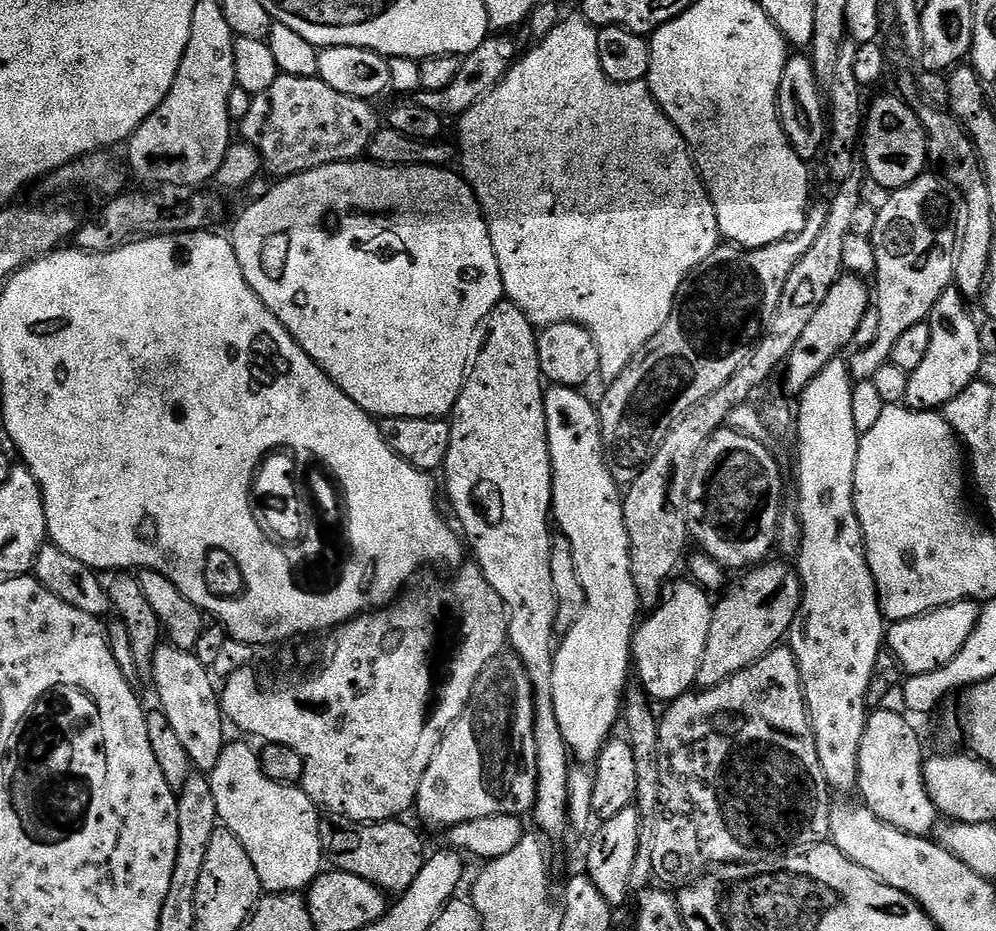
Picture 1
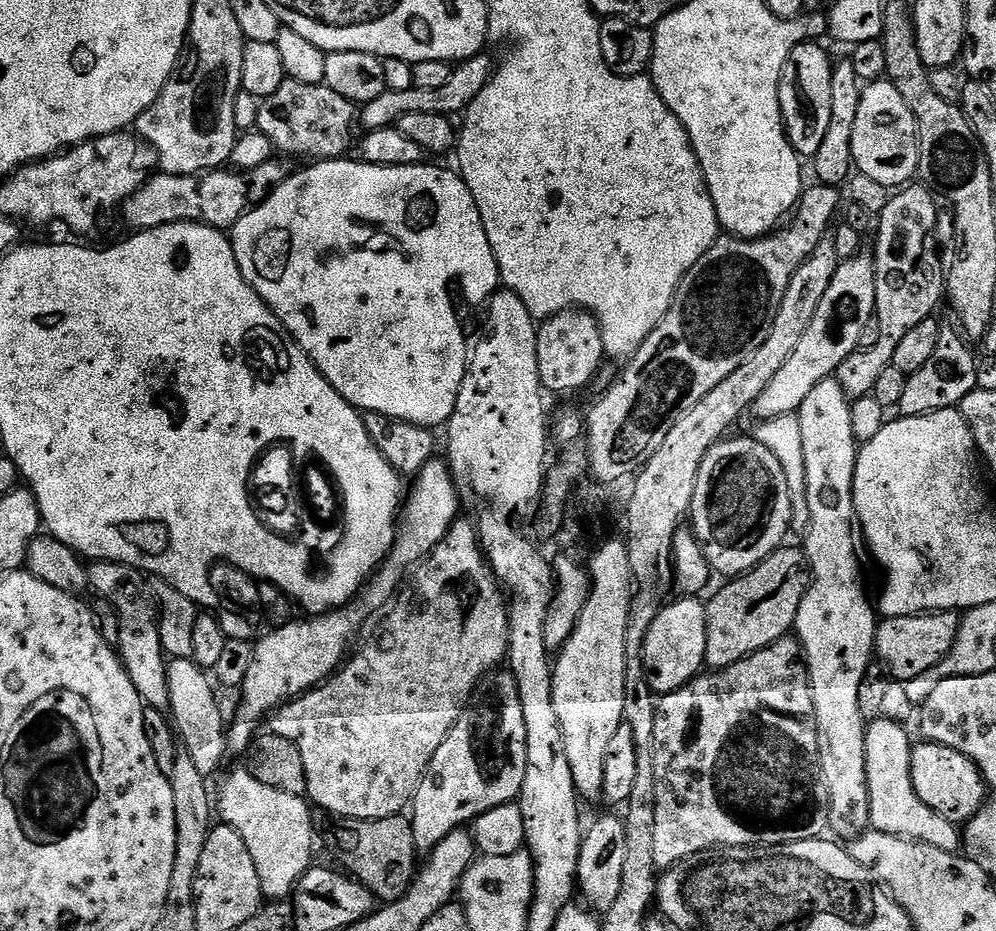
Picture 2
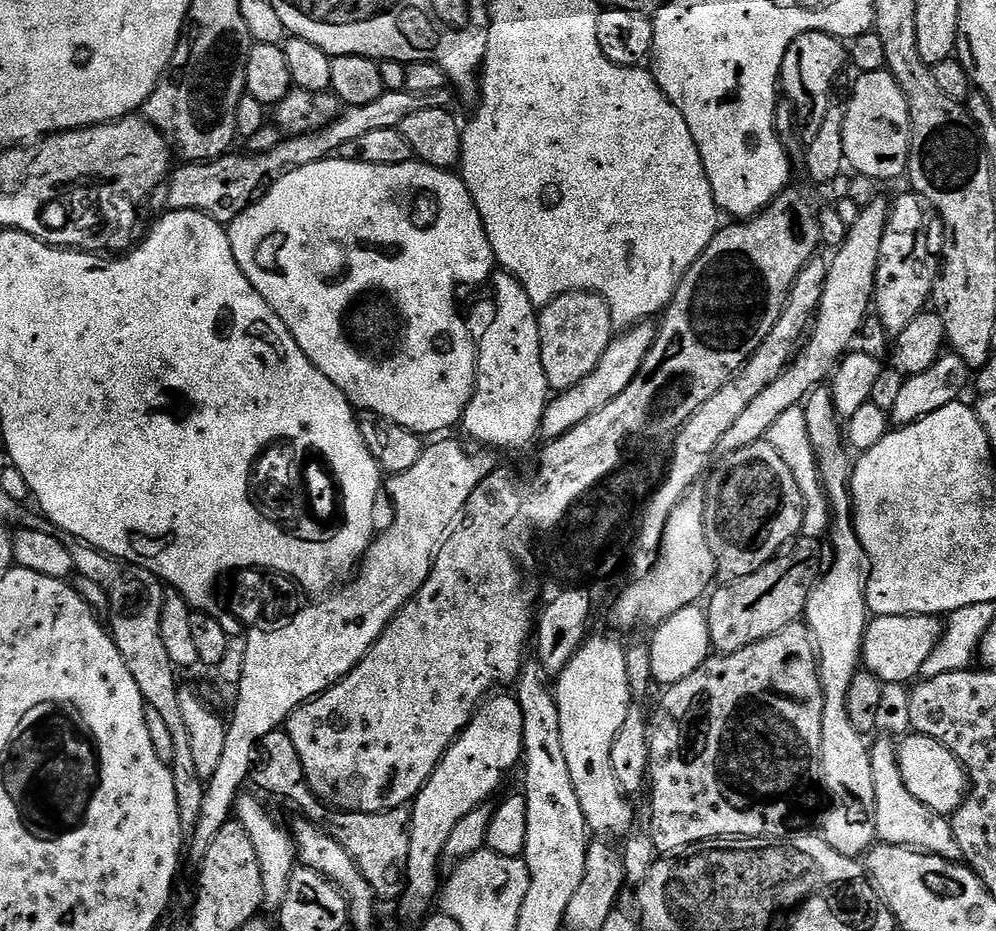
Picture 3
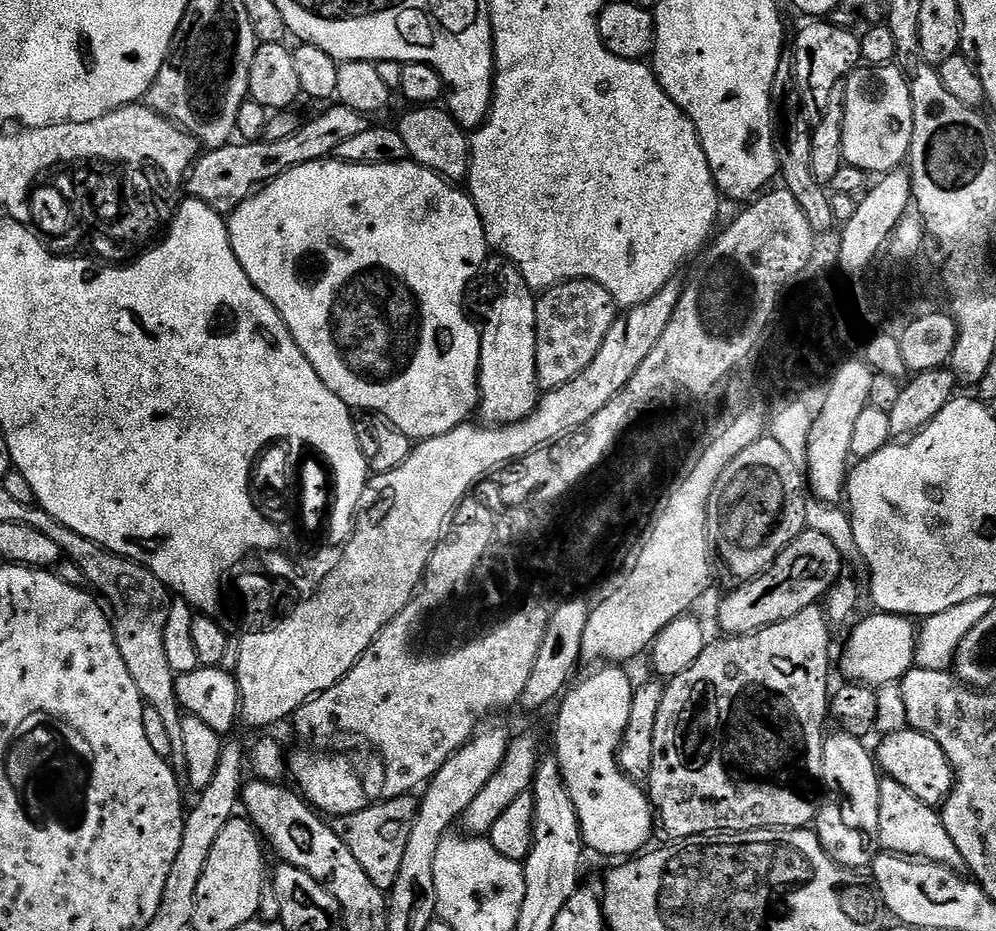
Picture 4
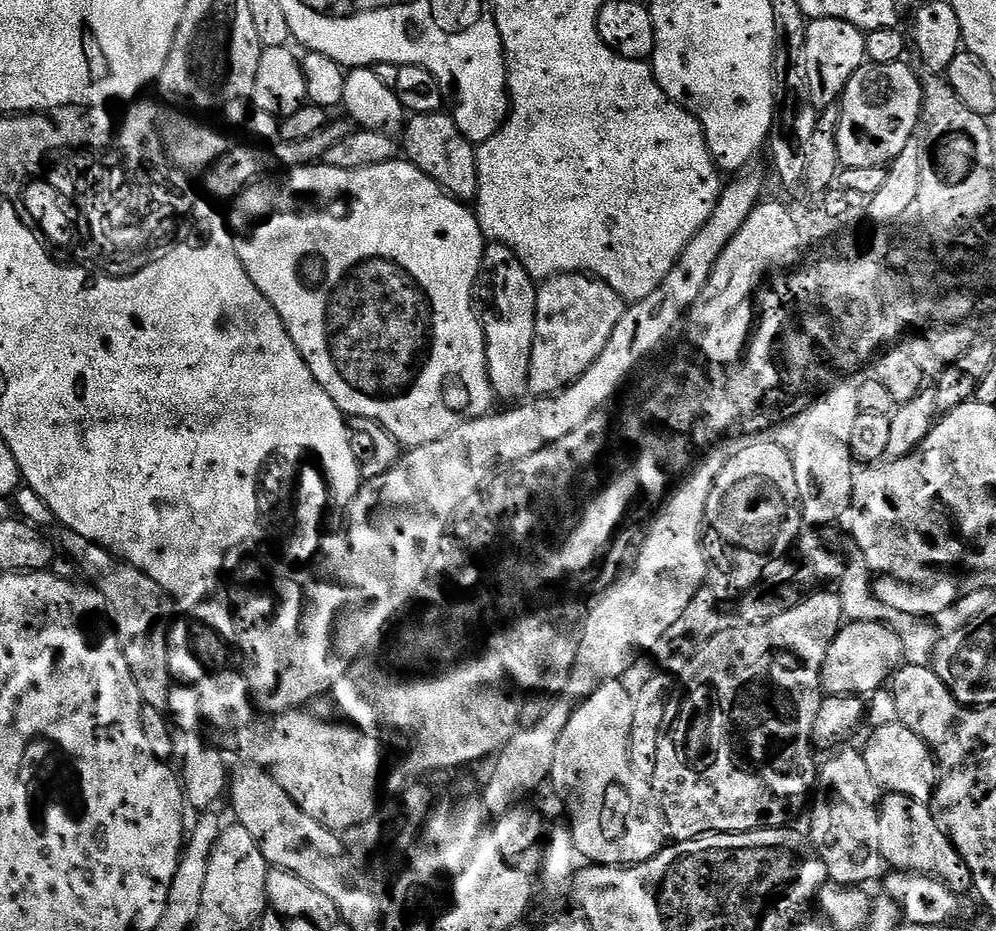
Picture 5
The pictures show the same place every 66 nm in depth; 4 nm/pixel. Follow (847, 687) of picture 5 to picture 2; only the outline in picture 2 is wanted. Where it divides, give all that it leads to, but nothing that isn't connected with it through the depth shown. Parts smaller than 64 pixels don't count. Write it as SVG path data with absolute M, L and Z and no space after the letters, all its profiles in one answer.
M933 612L919 616L890 616L879 621L876 629L875 655L888 663L900 682L912 680L938 666L951 652L959 632L961 613Z

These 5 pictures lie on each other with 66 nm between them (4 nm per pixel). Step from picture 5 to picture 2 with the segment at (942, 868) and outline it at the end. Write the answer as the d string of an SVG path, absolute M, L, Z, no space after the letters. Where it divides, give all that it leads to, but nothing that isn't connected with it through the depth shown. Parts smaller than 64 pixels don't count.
M873 720L864 729L866 738L866 786L870 794L871 827L882 834L903 836L917 840L926 846L938 846L938 850L959 853L962 848L962 832L942 814L930 810L914 790L914 778L910 778L910 758L914 740L896 720Z

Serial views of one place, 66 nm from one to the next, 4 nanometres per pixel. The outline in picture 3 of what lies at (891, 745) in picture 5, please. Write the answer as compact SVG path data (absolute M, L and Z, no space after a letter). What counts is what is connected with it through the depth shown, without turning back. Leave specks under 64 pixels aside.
M908 734L904 741L899 741L896 753L898 754L898 770L902 774L902 782L906 782L906 790L918 798L930 810L940 816L951 817L962 806L965 796L968 795L968 774L964 771L962 762L942 746L942 742L934 742L929 736Z

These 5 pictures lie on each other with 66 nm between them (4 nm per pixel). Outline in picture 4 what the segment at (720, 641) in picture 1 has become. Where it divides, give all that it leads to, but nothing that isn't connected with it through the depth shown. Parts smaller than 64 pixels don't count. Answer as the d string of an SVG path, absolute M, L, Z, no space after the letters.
M813 528L800 532L794 542L780 551L778 558L765 572L753 576L721 602L721 633L745 636L766 626L786 622L786 618L794 618L794 614L802 614L802 610L819 605L833 584L841 579L840 564L842 558L826 534L818 534L818 530Z

